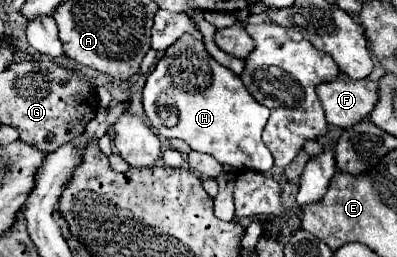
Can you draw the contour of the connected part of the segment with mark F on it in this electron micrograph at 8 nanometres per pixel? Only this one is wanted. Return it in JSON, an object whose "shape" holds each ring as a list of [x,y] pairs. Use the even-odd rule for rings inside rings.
{"shape":[[[338,76],[332,82],[318,86],[318,98],[324,106],[328,124],[350,128],[360,120],[366,120],[378,100],[378,82],[370,78],[350,80]]]}

